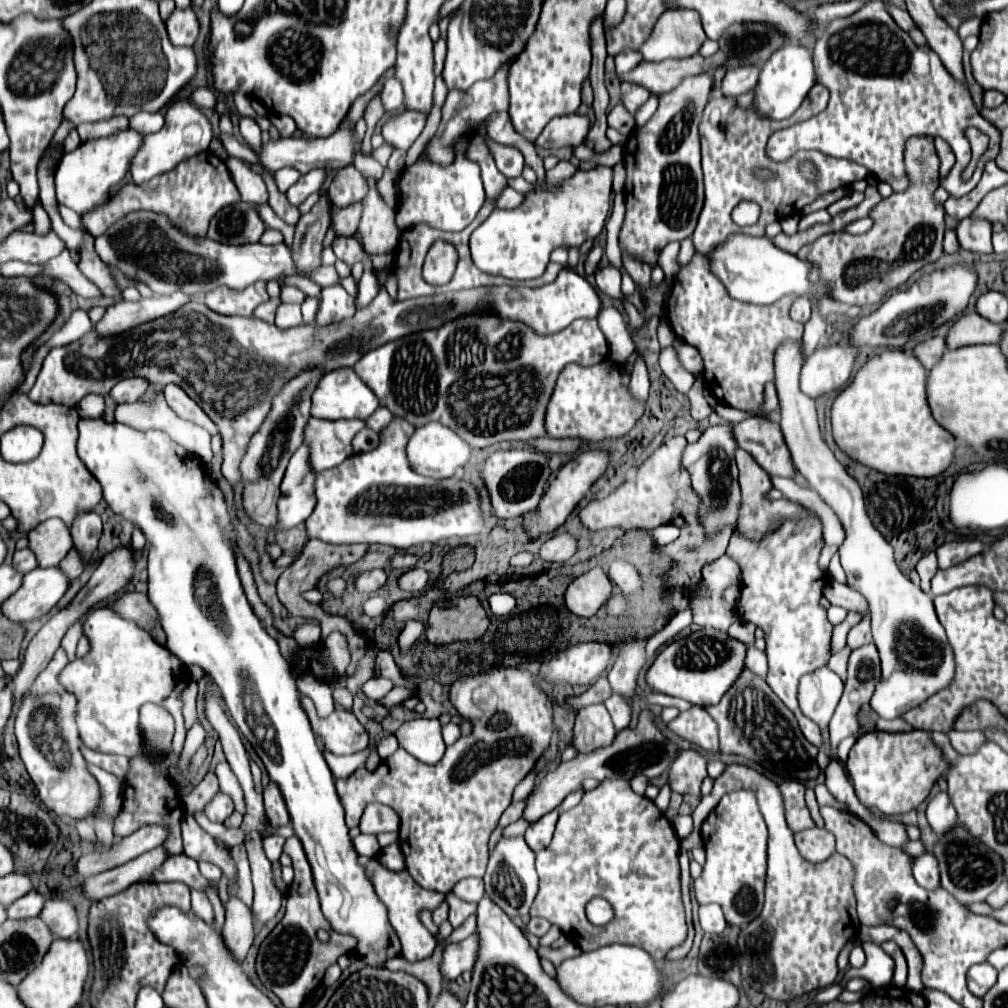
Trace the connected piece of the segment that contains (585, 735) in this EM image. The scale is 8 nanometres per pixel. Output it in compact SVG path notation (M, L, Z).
M590 705L580 709L574 725L574 747L580 753L594 751L598 747L608 747L618 731L604 705Z

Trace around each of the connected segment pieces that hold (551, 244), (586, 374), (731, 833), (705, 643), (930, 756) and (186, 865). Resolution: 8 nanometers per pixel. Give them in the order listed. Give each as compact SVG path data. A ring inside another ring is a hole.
M596 167L592 171L578 171L558 189L528 193L518 209L496 209L470 237L472 261L488 275L502 275L516 281L540 277L554 247L580 247L586 239L600 235L610 209L610 185L612 169Z
M602 361L594 367L566 365L546 411L546 431L550 437L582 437L590 443L616 439L626 433L626 429L632 429L636 419L644 413L644 407L646 403L630 393L630 373L620 363Z
M730 791L702 823L702 839L706 847L706 863L698 879L694 879L694 895L698 905L718 903L728 925L746 927L762 913L764 879L766 879L766 841L768 829L758 809L754 791Z
M698 629L688 637L672 641L652 663L646 673L646 681L654 691L680 697L698 707L714 705L726 695L726 691L734 685L734 679L744 671L748 645L732 639L728 633L718 629Z
M876 729L854 743L846 769L860 803L886 817L894 817L916 809L928 797L932 785L944 773L946 761L942 751L930 741L928 731L914 729L900 735Z
M174 855L172 859L168 859L158 871L154 871L152 879L156 883L160 881L182 881L186 883L190 889L206 889L208 885L212 887L218 887L216 883L204 879L200 873L198 873L198 863L192 861L192 857L188 855Z

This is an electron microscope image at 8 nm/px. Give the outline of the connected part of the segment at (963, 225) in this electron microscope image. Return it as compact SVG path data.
M978 217L962 219L956 227L956 235L960 241L960 247L970 253L992 253L992 223Z

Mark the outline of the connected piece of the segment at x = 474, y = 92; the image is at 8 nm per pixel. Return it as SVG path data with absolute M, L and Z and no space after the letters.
M508 65L500 67L498 73L488 79L488 81L478 81L474 83L474 87L470 87L468 91L448 91L448 97L446 97L446 103L442 107L442 121L434 133L434 137L426 143L420 159L426 159L426 161L432 161L432 163L438 163L438 165L444 165L448 167L450 163L454 163L454 143L458 143L460 139L466 139L472 135L472 129L474 125L482 123L492 111L506 111L509 109L509 93L508 87L506 87L506 71L508 71Z

